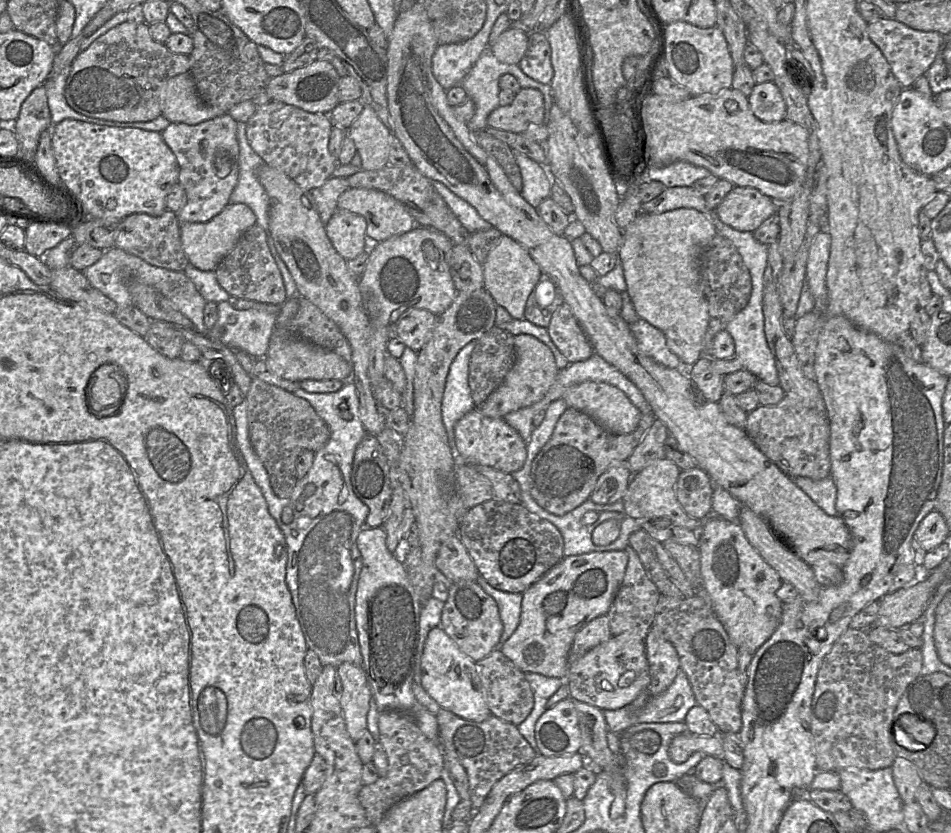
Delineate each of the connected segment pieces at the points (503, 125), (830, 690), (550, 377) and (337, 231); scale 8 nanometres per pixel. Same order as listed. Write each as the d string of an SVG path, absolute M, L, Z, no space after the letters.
M521 88L514 101L493 110L487 122L489 127L523 133L532 125L542 125L544 115L543 94L535 88Z
M849 627L838 638L819 667L811 701L817 773L892 766L896 757L889 732L893 713L906 688L919 677L922 663L920 649L893 654L871 641L866 630Z
M519 334L514 336L516 361L503 382L477 406L480 412L490 418L504 418L507 414L531 406L546 395L554 383L559 369L552 351L537 338Z
M337 208L325 228L335 250L347 261L368 250L367 223L363 216Z

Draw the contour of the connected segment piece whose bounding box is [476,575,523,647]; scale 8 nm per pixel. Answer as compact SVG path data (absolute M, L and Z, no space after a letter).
M480 575L476 582L495 600L498 606L503 625L498 645L500 647L513 634L519 624L523 596L521 593L509 593L495 589Z

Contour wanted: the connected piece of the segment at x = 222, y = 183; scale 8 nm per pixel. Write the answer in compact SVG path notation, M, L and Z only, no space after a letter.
M225 113L195 125L173 122L161 135L177 158L178 183L187 196L186 203L176 213L180 225L209 221L229 204L230 195L238 182L240 149L237 121Z

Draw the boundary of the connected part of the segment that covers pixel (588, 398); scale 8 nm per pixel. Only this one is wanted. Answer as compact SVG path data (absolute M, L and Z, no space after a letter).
M585 381L568 388L562 398L568 408L588 414L613 434L635 431L642 416L623 391L607 383Z

